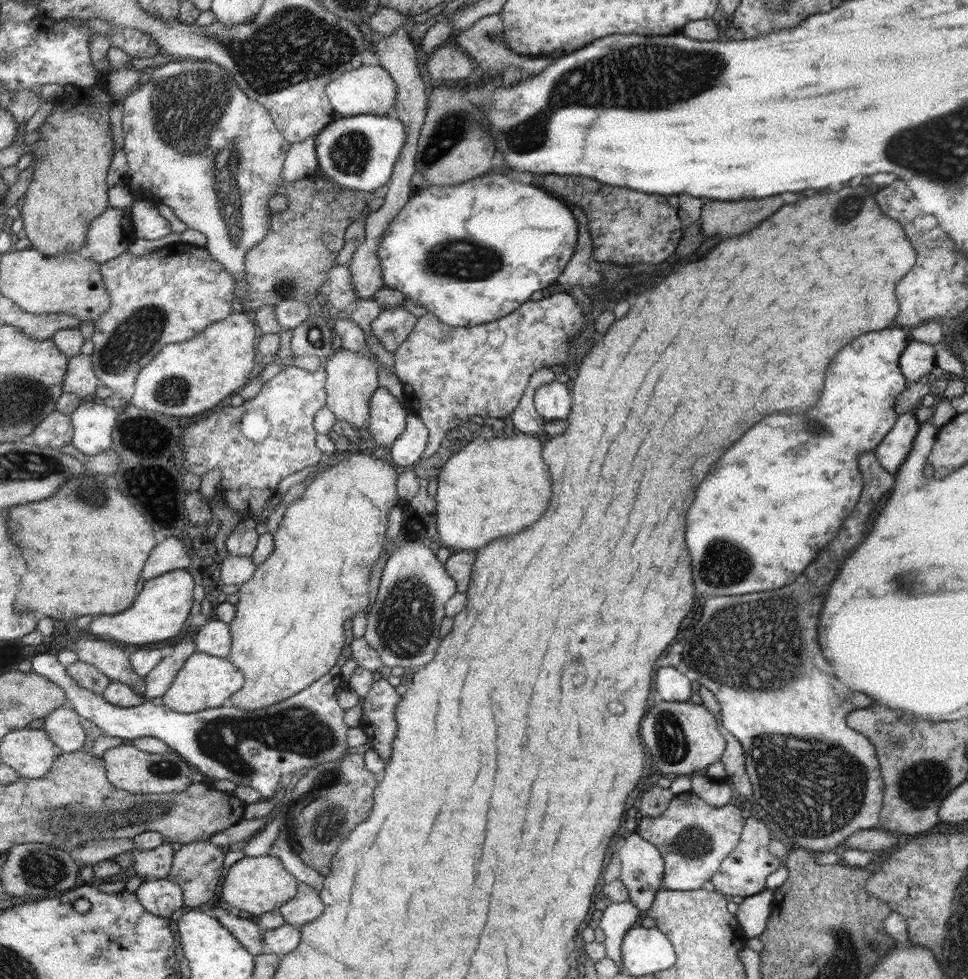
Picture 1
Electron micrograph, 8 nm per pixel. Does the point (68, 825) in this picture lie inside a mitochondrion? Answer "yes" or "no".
yes

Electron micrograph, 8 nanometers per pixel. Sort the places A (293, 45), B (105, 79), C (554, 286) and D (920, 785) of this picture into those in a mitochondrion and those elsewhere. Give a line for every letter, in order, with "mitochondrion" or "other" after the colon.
A: mitochondrion
B: other
C: other
D: mitochondrion

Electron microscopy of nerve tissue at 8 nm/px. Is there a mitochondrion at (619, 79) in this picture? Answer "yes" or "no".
yes

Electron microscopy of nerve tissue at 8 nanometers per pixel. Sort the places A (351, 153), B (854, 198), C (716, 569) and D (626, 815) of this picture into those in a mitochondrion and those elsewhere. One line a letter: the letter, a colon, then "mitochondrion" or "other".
A: mitochondrion
B: mitochondrion
C: mitochondrion
D: other

